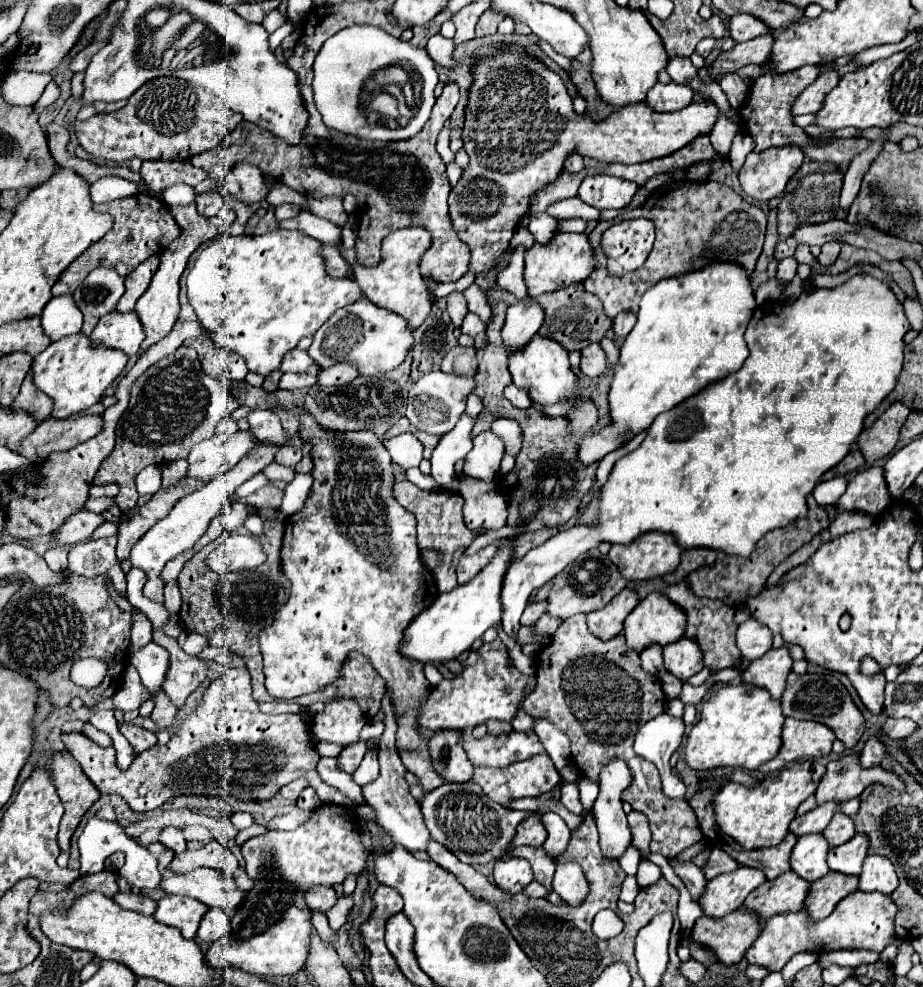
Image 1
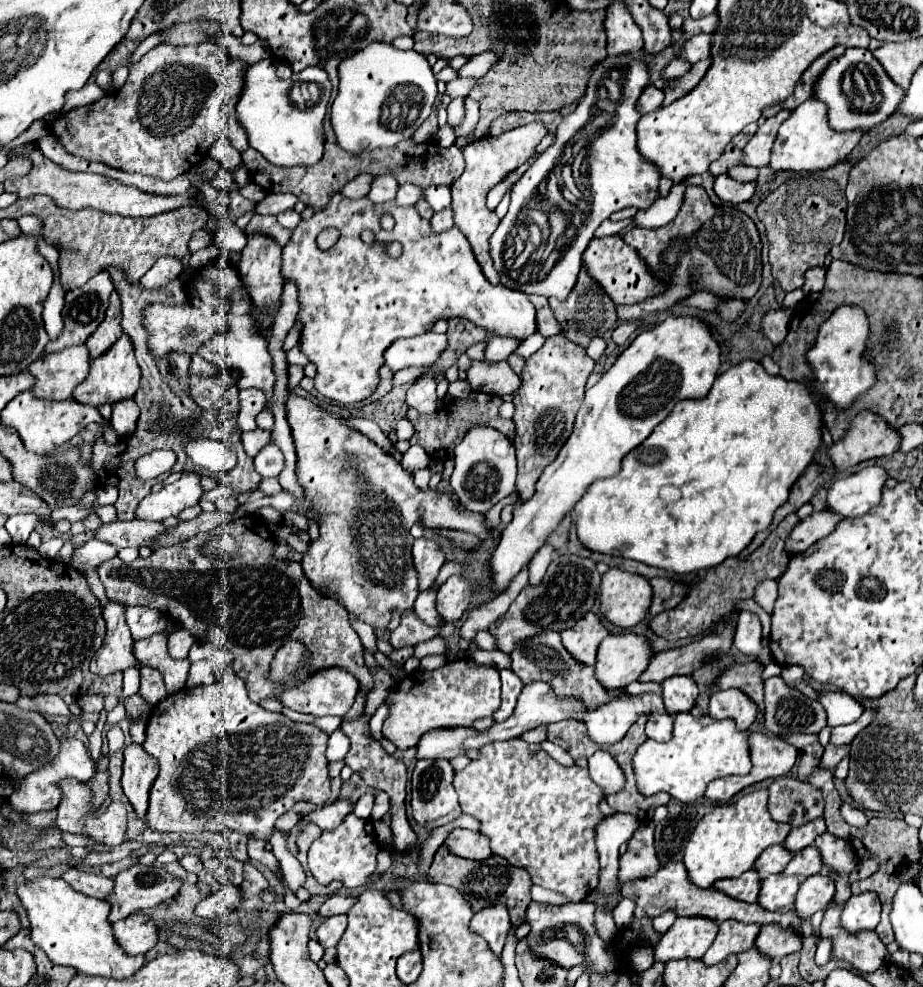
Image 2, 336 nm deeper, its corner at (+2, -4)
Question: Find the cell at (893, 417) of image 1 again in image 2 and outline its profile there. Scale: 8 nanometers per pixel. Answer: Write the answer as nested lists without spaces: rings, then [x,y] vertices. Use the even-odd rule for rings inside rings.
[[[860,412],[852,418],[848,432],[826,448],[836,470],[846,470],[864,460],[890,456],[900,446],[898,430],[886,426],[882,418],[870,412]]]

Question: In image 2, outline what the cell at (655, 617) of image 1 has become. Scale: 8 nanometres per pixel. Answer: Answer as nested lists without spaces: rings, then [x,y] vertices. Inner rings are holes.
[[[610,634],[598,646],[596,656],[596,678],[602,682],[602,688],[616,690],[624,688],[646,670],[650,656],[650,644],[644,636],[636,634]]]

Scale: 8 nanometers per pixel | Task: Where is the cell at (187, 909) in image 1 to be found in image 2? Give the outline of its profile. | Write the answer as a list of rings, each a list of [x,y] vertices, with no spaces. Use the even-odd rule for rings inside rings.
[[[132,914],[114,922],[112,934],[114,940],[118,940],[118,946],[124,950],[124,954],[130,956],[146,954],[158,942],[158,932],[154,928],[152,918],[142,914]]]

